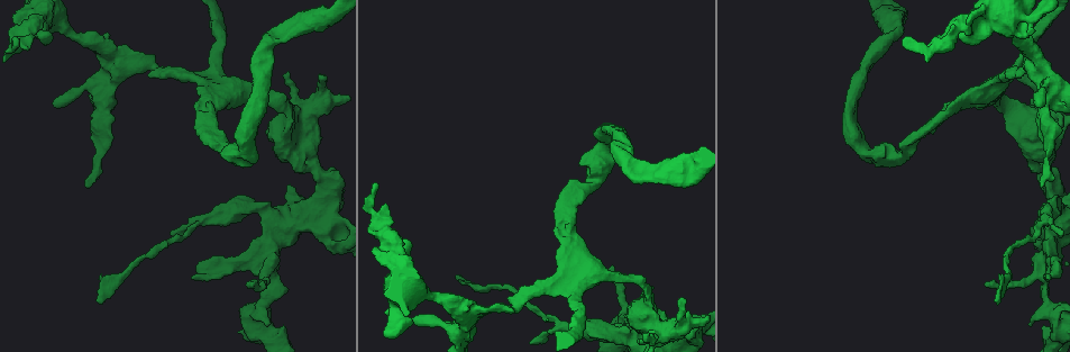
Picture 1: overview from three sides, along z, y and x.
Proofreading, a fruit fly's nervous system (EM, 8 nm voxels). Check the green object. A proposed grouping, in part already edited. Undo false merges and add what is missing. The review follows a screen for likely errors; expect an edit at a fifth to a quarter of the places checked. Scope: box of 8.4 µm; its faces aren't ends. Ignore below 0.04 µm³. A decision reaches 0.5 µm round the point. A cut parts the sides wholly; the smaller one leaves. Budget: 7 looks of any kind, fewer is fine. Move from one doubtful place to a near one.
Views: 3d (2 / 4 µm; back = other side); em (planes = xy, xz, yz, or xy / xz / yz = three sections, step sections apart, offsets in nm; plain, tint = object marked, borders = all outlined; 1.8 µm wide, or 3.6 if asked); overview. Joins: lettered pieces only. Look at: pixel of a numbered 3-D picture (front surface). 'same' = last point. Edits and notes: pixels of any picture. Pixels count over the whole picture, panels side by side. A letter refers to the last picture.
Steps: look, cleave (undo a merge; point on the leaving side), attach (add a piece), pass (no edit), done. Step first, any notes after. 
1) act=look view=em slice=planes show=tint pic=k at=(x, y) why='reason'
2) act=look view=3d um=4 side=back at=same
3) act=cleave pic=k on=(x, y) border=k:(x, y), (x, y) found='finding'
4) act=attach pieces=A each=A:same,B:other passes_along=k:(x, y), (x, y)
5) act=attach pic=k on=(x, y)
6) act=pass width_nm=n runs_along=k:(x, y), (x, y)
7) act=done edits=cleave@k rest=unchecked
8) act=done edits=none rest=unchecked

act=look view=3d um=4 side=back pic=1 at=(997, 295) why='long arm stops here'

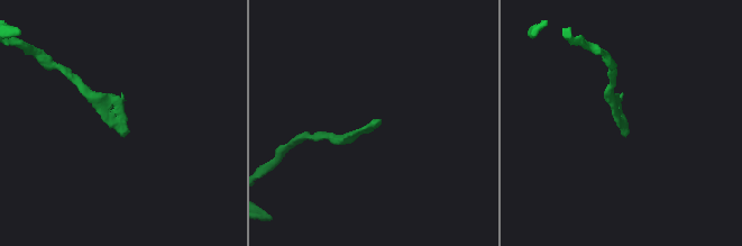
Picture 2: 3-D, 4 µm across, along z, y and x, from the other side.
act=look view=em slice=planes show=plain pic=2 at=(379, 119) why='need the tissue'

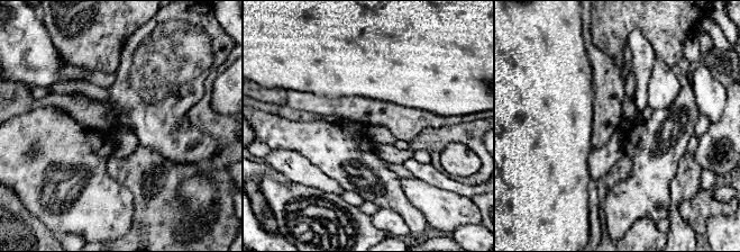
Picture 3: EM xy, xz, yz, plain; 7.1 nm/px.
act=look view=em slice=planes show=borders at=same why='what lies round it'

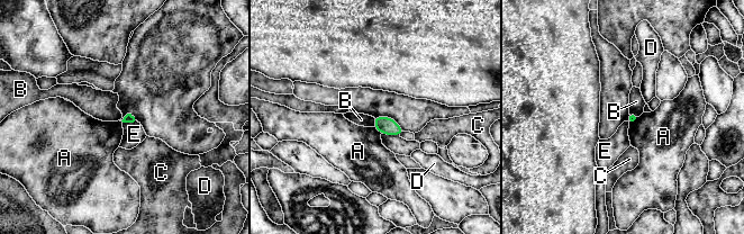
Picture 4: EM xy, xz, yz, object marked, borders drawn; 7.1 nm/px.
act=pass width_nm=70 each=A:other,B:other,C:other,D:other,E:other border=4:(629, 113), (635, 113), (638, 116) found='no lettered piece goes on from it'

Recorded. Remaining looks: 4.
act=look view=3d um=4 pic=1 at=(249, 316) why='three arms meet'

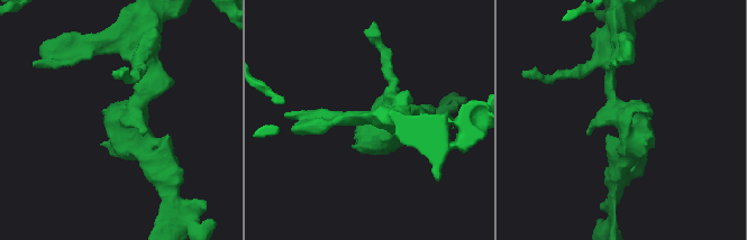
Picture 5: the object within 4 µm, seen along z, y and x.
act=look view=em slice=yz step=4 show=tint pic=5 at=(121, 120)

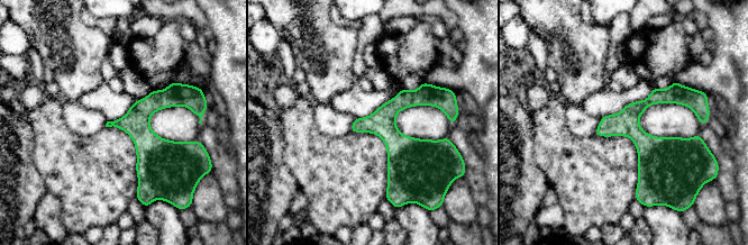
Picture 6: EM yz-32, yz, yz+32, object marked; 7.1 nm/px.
act=look view=em slice=yz step=4 show=borders at=same why='what lies round it'

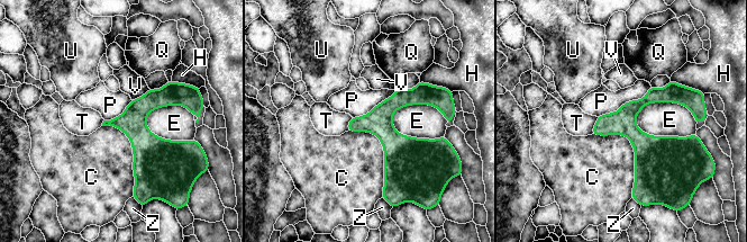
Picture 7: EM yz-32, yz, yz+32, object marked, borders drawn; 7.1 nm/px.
act=pass each=C:other,E:other,H:other,P:other,Q:other,T:other,U:other,V:other,Z:other found='continuous, no second cell'

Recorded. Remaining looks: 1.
act=look view=em slice=planes show=borders pic=1 at=(464, 312) why='arms part here'

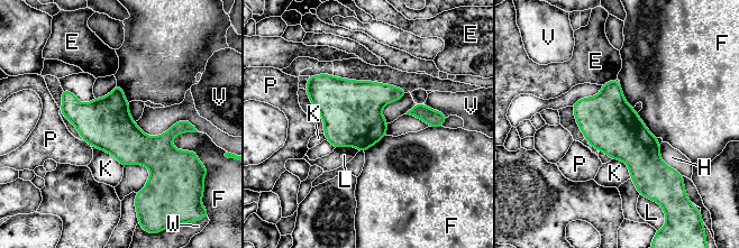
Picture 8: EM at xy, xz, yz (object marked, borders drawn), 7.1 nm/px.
act=pass each=E:other,F:other,H:other,K:other,L:other,P:other,V:other,W:other border=8:(194, 131), (180, 132), (172, 146) found='one cell here'

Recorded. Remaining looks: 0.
act=done edits=none rest=unchecked

